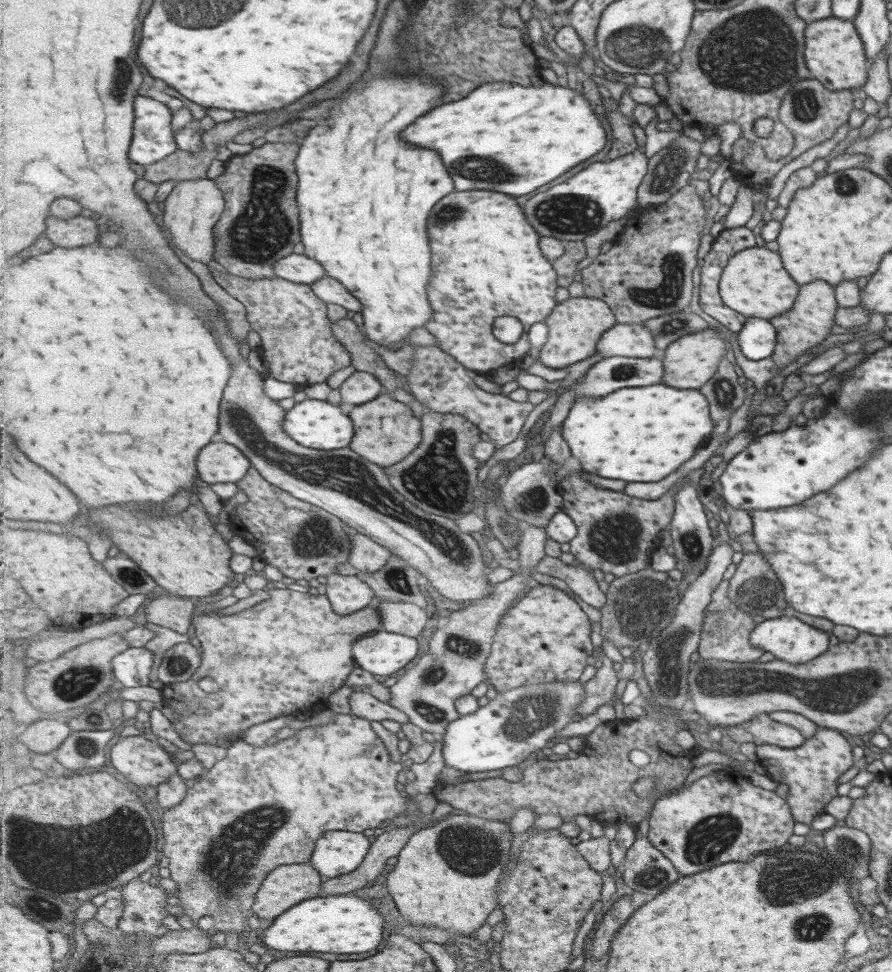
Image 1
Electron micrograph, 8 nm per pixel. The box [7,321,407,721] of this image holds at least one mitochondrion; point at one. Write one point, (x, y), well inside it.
(75, 684)

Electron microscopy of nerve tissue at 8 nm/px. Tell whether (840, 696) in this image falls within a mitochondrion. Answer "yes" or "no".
yes

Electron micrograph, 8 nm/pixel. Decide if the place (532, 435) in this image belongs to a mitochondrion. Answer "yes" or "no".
no

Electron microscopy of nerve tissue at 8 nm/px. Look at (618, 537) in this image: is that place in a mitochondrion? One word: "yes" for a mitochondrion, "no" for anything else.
yes

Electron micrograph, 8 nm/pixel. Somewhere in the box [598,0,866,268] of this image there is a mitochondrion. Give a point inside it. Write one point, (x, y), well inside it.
(771, 37)

